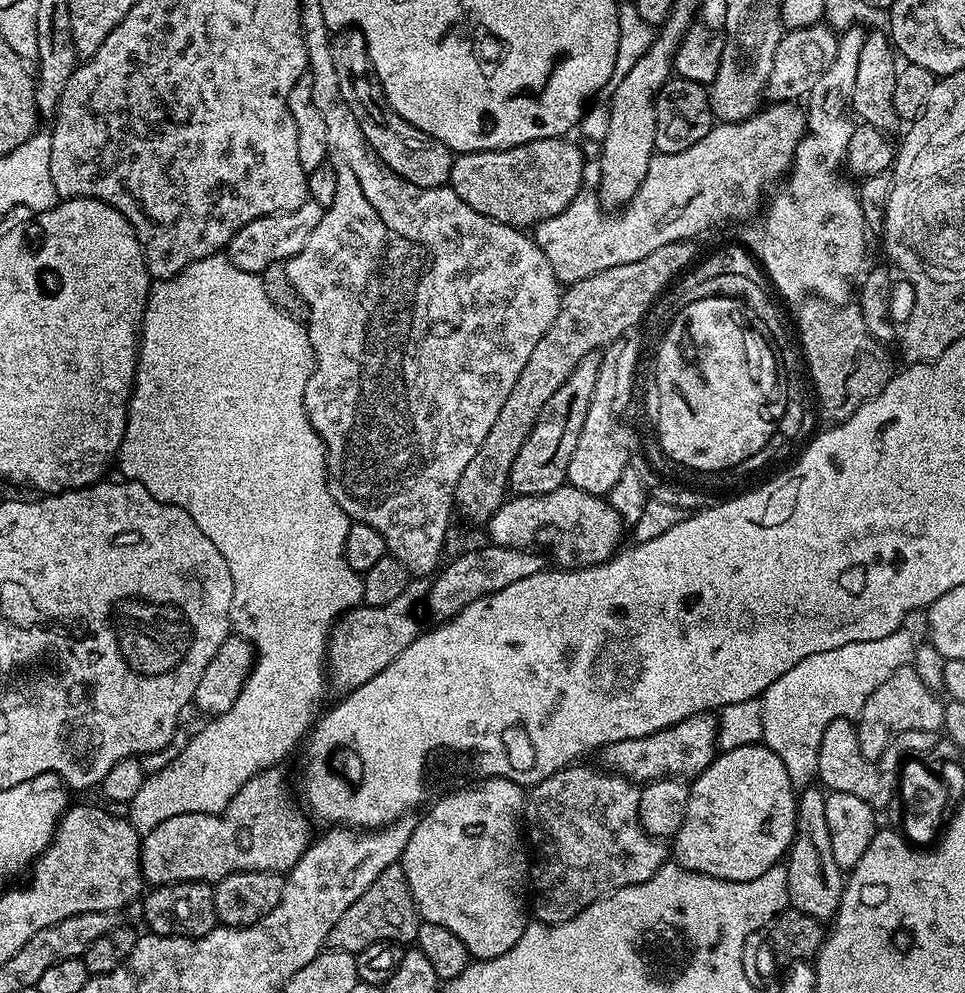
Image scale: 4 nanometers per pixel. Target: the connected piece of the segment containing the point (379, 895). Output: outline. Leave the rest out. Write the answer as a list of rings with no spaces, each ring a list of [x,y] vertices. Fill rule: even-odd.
[[[397,862],[386,866],[386,870],[374,878],[370,890],[366,890],[366,894],[362,894],[362,898],[358,898],[358,902],[354,902],[354,906],[350,906],[342,918],[338,918],[334,930],[330,930],[326,944],[328,948],[353,954],[366,950],[366,946],[374,946],[374,942],[387,940],[408,946],[415,941],[421,923],[420,912],[408,889],[404,868]]]

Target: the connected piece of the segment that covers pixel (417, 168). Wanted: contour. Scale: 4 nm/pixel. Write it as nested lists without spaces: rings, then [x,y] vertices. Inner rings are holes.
[[[371,79],[368,80],[354,85],[352,92],[350,88],[350,95],[347,97],[353,114],[358,118],[358,126],[362,126],[362,134],[366,138],[366,142],[376,151],[380,161],[386,166],[390,166],[390,170],[394,170],[394,174],[406,178],[406,182],[423,188],[445,187],[450,178],[454,159],[452,149],[447,148],[442,142],[438,142],[438,138],[410,126],[410,122],[403,120],[389,106],[379,84]]]

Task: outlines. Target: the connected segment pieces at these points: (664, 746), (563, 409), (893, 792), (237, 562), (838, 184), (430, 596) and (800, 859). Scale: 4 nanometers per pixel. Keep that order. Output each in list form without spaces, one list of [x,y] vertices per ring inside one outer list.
[[[715,715],[691,716],[669,728],[658,730],[646,738],[634,738],[607,744],[602,749],[605,769],[633,782],[651,782],[669,778],[695,778],[718,754],[716,734],[718,720]]]
[[[599,351],[586,354],[566,378],[565,384],[559,386],[546,406],[543,406],[527,442],[518,451],[518,456],[510,467],[508,487],[515,495],[550,494],[550,490],[558,490],[567,481],[570,458],[574,454],[574,446],[578,446],[578,434],[582,434],[582,422],[586,422],[590,398],[594,398],[594,382],[598,382],[599,365]]]
[[[851,719],[834,720],[827,726],[825,733],[822,734],[820,752],[817,754],[817,773],[818,780],[828,792],[841,792],[842,794],[854,794],[854,798],[862,798],[862,802],[866,802],[870,807],[883,810],[888,803],[893,803],[894,797],[897,795],[897,779],[901,769],[902,761],[909,754],[918,754],[914,752],[931,753],[932,747],[936,745],[938,736],[934,732],[903,732],[901,736],[896,737],[889,746],[887,752],[882,757],[882,765],[867,760],[862,754],[862,750],[858,746],[858,738],[856,737],[856,726]]]
[[[217,254],[202,258],[186,266],[178,274],[155,281],[149,287],[144,323],[138,333],[136,378],[132,381],[132,395],[128,397],[126,430],[118,453],[119,475],[125,480],[133,480],[146,486],[146,490],[150,490],[150,494],[154,494],[154,498],[158,498],[163,504],[173,504],[186,510],[186,514],[190,514],[190,518],[198,522],[198,530],[202,530],[202,534],[206,534],[206,538],[210,538],[210,542],[218,546],[218,554],[226,558],[226,566],[230,566],[230,578],[234,582],[234,598],[230,602],[232,632],[252,645],[254,659],[252,673],[242,686],[242,694],[238,694],[238,702],[234,702],[234,706],[222,715],[209,719],[208,725],[201,732],[193,731],[186,742],[186,750],[182,750],[182,754],[178,754],[178,758],[170,762],[170,766],[146,775],[139,759],[131,756],[122,762],[114,762],[114,766],[110,766],[106,773],[106,778],[100,780],[98,788],[99,791],[104,791],[106,799],[113,800],[116,804],[129,803],[126,819],[135,832],[143,834],[154,830],[158,822],[166,822],[166,818],[174,818],[174,814],[224,812],[230,798],[234,798],[234,794],[238,794],[238,790],[242,790],[242,786],[246,786],[246,782],[250,782],[254,774],[258,774],[263,768],[277,767],[284,762],[280,760],[286,759],[299,742],[301,745],[317,719],[316,706],[324,696],[328,637],[331,636],[336,621],[363,601],[364,581],[361,573],[349,566],[348,558],[344,554],[350,521],[342,506],[334,502],[328,489],[328,458],[304,405],[306,382],[310,382],[310,374],[315,368],[316,359],[310,346],[307,327],[301,321],[290,318],[290,314],[278,310],[278,306],[270,302],[259,275],[238,270],[238,266],[229,262],[227,255]]]
[[[860,26],[839,33],[834,62],[830,62],[826,74],[814,82],[806,97],[808,131],[797,142],[792,165],[764,220],[758,260],[767,279],[769,276],[773,286],[788,300],[808,296],[825,304],[843,306],[854,292],[852,276],[861,275],[866,225],[857,189],[854,184],[852,188],[851,179],[840,177],[840,168],[842,172],[848,159],[854,127],[850,98],[854,94],[854,77],[858,74],[858,57],[865,35]]]
[[[489,543],[488,548],[472,548],[469,552],[461,554],[457,560],[452,560],[443,565],[443,568],[429,583],[426,605],[432,616],[437,616],[437,621],[451,620],[470,602],[478,602],[483,596],[493,596],[498,590],[506,590],[514,582],[522,582],[522,578],[530,578],[530,574],[545,571],[546,564],[539,551],[525,550],[522,548],[503,548],[494,543]]]
[[[805,786],[799,789],[796,829],[792,847],[788,849],[786,867],[789,905],[802,914],[810,914],[815,920],[831,921],[842,902],[846,876],[838,862],[834,862],[834,850],[830,850],[830,826],[826,826],[826,792],[823,787]]]

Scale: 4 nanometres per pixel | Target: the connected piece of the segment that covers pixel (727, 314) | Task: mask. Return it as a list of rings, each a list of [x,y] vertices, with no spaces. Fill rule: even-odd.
[[[714,296],[690,303],[673,318],[657,350],[661,412],[655,421],[654,432],[659,439],[660,451],[674,463],[696,472],[732,470],[740,463],[740,456],[748,456],[748,452],[756,452],[760,444],[771,445],[774,440],[768,432],[768,416],[764,416],[760,392],[752,388],[752,380],[748,380],[748,372],[744,372],[744,344],[740,344],[740,324],[732,301],[730,297]]]

